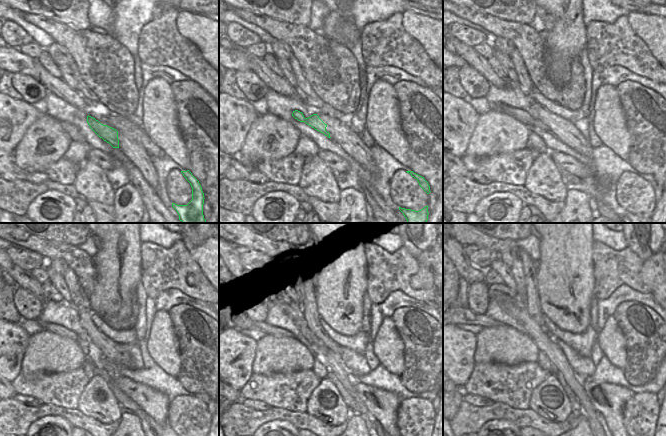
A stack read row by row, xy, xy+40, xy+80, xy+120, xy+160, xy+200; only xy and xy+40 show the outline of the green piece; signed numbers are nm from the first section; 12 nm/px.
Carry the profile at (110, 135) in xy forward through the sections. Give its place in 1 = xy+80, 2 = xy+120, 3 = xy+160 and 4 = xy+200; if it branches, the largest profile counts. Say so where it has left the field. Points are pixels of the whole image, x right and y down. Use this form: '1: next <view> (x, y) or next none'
1: next xy+80 (522, 116)
2: next xy+120 (53, 328)
3: next xy+160 (241, 318)
4: next xy+200 (465, 316)

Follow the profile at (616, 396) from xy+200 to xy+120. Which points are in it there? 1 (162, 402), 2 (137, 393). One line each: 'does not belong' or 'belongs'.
1: belongs
2: belongs

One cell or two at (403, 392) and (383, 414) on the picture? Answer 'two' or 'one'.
two

